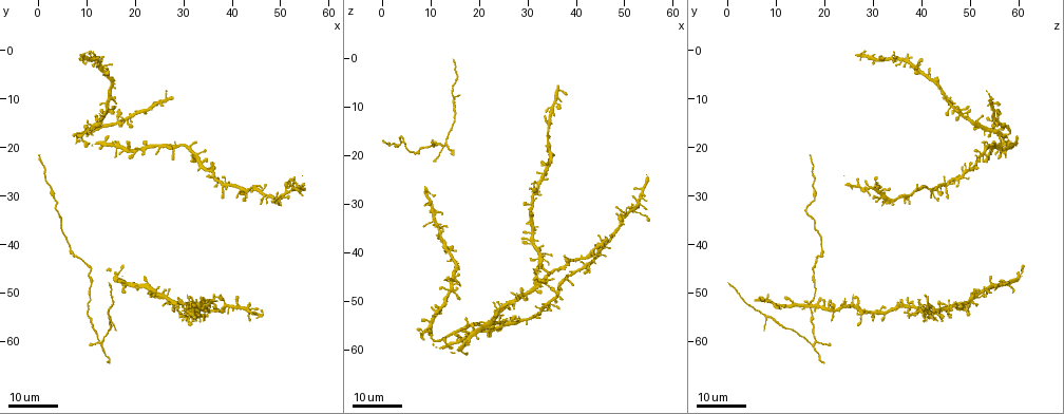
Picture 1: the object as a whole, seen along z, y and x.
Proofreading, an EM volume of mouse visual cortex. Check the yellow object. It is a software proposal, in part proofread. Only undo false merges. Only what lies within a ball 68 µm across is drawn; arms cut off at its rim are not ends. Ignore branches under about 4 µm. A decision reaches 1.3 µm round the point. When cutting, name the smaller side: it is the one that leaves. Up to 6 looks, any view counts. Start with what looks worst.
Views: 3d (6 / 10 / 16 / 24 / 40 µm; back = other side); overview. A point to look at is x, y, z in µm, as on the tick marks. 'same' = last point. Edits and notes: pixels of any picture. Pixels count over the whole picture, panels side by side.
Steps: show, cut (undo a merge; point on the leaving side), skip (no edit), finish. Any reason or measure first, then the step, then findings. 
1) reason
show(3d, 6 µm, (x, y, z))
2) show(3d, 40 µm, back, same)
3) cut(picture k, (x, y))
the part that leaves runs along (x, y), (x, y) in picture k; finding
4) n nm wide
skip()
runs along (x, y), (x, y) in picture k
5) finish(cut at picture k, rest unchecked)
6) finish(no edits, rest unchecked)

three-way junction
show(3d, 16 µm, (41.5, 52.0, 41.0))

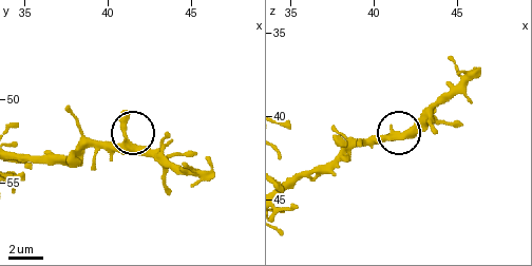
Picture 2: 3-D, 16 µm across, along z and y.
show(3d, 6 µm, same)

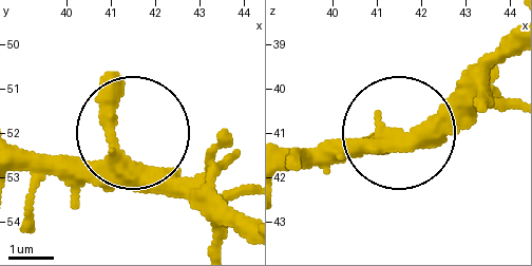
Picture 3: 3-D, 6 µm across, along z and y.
side arm 8 µm; 3 arms
skip()
one cell here

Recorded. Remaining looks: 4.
four arms meet
show(3d, 24 µm, (31.5, 55.0, 27.5))

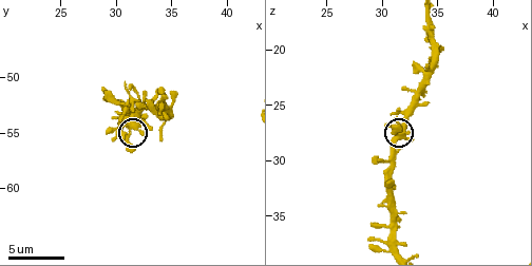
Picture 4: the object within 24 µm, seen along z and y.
show(3d, 6 µm, (31.6, 54.6, 27.4))

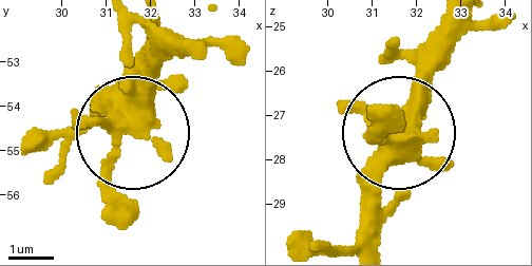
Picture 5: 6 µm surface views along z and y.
350 nm wide
skip()
continuous, no second cell

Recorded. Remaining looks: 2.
show(3d, 16 µm, (3.5, 31.0, 18.0))

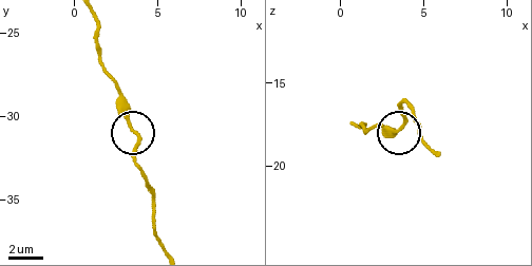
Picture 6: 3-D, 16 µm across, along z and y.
show(3d, 10 µm, (3.4, 30.7, 17.8))

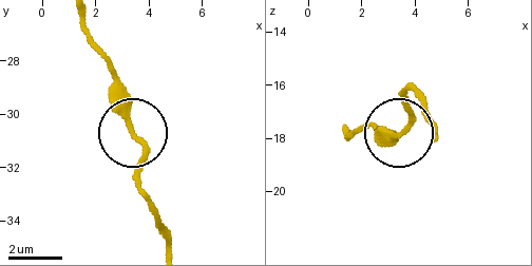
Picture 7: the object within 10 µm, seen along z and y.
skip()
runs along (171, 245), (137, 177), (141, 144), (117, 71) in picture 7; all the same cell

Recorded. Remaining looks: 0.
finish(no edits, rest unchecked)

